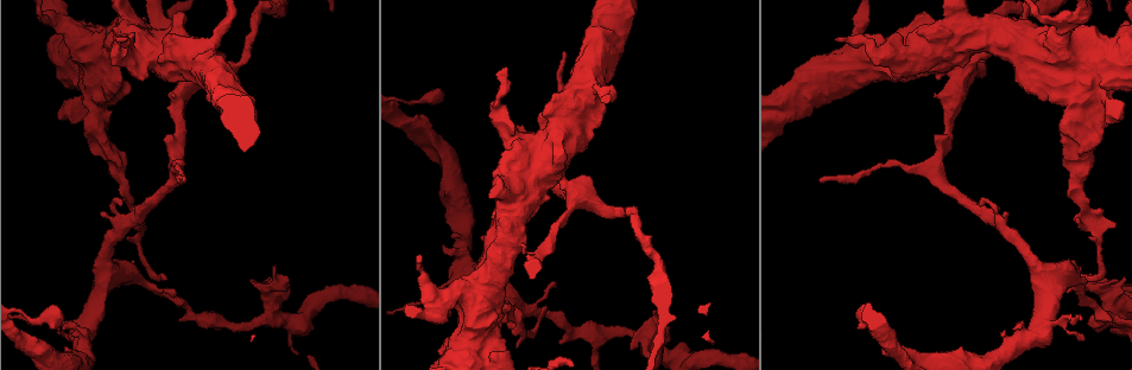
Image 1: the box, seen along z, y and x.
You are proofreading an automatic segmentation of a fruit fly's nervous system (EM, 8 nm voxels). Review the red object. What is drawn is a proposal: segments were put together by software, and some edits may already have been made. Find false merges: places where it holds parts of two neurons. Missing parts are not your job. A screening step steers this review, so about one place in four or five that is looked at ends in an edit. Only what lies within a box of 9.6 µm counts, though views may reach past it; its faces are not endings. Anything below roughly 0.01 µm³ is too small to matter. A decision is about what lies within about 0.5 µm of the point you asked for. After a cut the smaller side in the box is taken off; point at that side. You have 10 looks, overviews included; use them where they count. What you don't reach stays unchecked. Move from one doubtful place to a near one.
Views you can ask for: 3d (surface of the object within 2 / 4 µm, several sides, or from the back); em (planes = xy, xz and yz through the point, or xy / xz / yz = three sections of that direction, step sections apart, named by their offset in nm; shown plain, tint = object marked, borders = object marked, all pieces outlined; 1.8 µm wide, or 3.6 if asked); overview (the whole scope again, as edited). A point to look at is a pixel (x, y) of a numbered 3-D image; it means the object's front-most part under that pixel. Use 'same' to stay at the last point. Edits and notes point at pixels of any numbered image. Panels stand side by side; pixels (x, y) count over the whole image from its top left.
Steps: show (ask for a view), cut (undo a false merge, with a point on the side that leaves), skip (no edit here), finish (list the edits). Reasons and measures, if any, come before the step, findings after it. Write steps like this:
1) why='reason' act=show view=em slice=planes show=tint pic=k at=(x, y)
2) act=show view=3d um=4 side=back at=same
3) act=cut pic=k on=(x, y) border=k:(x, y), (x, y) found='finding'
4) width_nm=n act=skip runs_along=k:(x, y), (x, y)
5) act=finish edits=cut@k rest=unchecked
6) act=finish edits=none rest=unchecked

why='thin arm on a thick one' act=show view=3d um=4 pic=1 at=(572, 192)

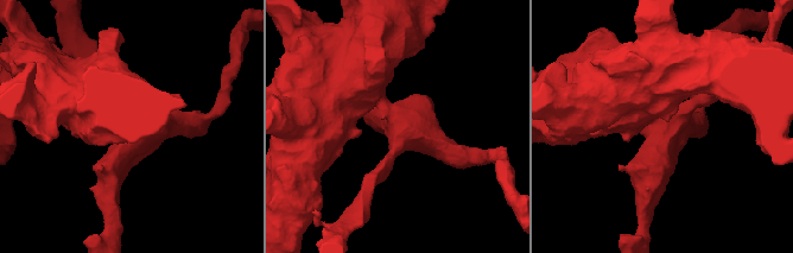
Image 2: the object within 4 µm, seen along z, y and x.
arms=4 act=show view=em um=3.6 slice=xy step=16 show=borders pic=2 at=(658, 123)

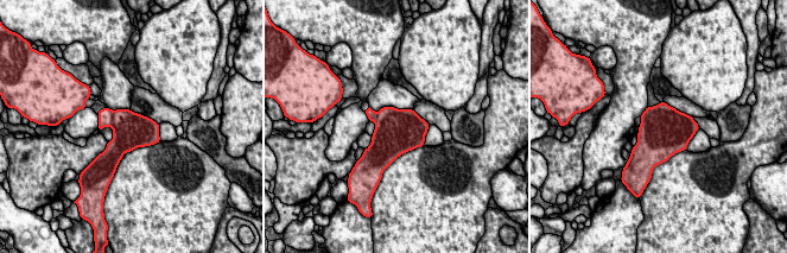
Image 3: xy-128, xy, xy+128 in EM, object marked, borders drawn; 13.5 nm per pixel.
act=cut pic=3 on=(127, 126) border=3:(113, 111), (113, 122), (110, 126) found='two neurons meet here'

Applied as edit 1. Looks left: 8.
why='touches itself' act=show view=em um=3.6 slice=planes show=tint pic=1 at=(1088, 81)

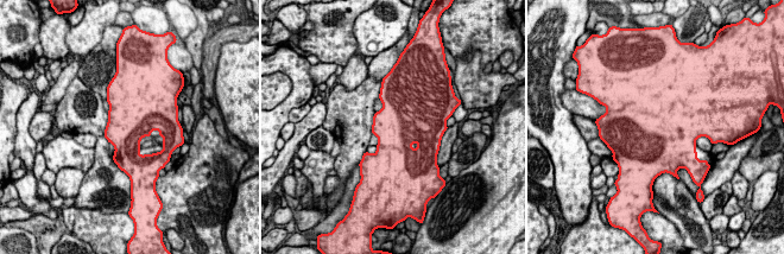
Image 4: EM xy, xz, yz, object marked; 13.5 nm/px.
act=skip found='all the same neuron'

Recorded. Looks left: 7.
why='sudden change in width' act=show view=3d um=4 pic=1 at=(593, 92)

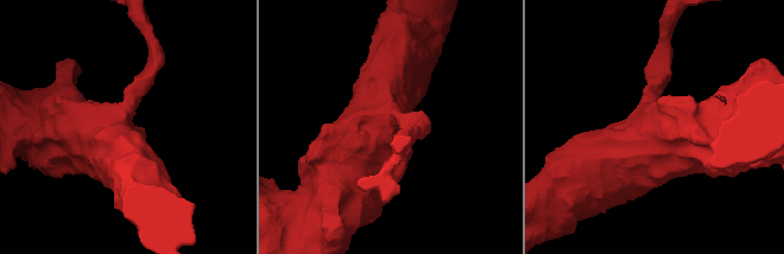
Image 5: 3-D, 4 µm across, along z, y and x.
why='need the tissue' act=show view=em um=3.6 slice=planes show=tint pic=5 at=(390, 120)

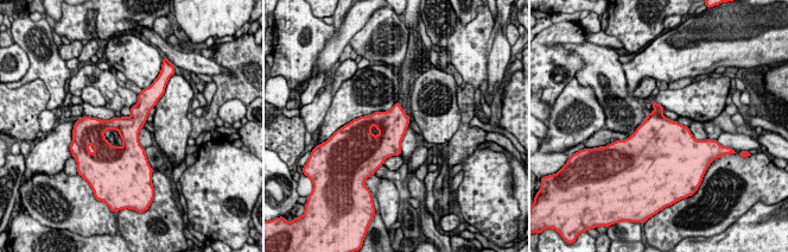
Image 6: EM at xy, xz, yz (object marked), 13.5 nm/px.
width_nm=300 act=skip found='all the same neuron'

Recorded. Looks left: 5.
act=finish edits=cut@3 rest=unchecked

